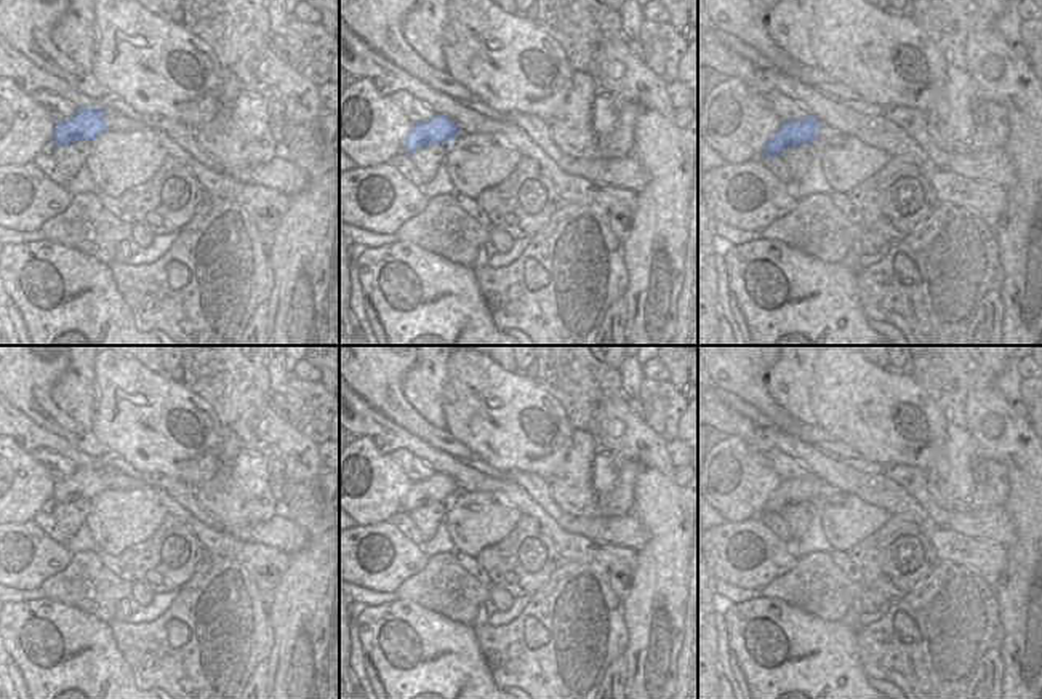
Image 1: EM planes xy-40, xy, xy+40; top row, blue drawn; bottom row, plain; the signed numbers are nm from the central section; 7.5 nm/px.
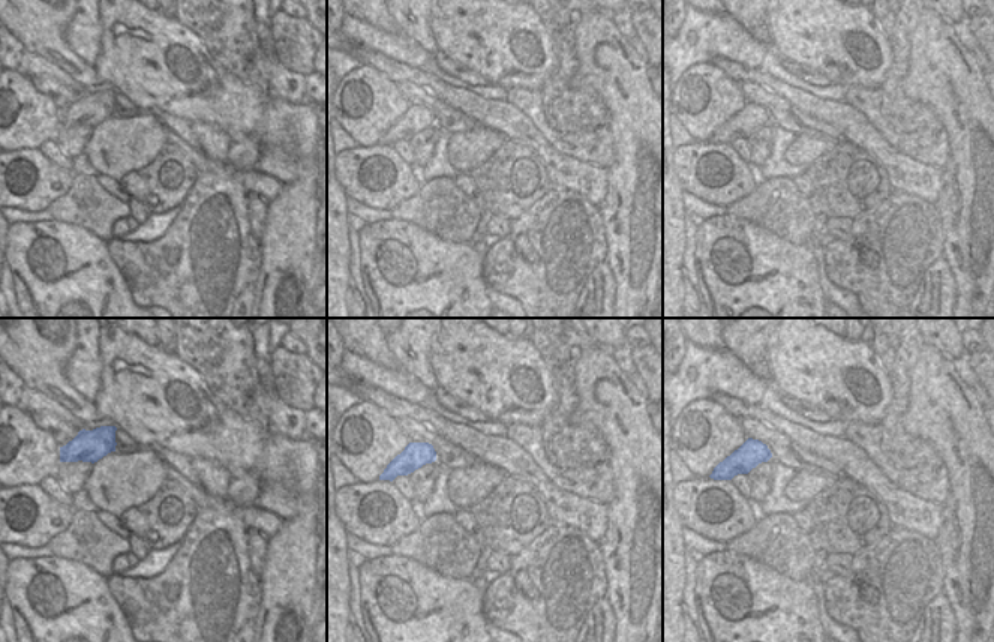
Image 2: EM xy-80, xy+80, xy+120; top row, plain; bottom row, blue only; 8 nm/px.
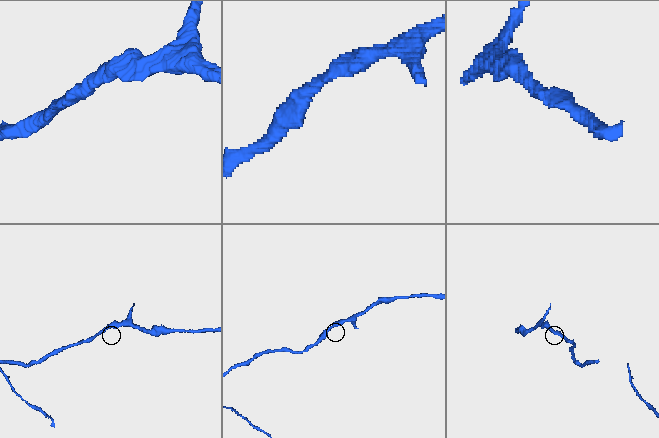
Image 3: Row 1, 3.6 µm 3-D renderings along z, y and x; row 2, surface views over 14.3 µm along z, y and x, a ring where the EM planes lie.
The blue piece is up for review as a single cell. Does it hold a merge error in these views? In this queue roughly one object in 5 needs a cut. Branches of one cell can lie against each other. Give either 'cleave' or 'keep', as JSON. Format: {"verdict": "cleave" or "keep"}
{"verdict": "keep"}

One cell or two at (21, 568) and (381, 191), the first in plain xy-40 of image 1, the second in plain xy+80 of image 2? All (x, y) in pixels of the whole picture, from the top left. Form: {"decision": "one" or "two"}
{"decision": "one"}

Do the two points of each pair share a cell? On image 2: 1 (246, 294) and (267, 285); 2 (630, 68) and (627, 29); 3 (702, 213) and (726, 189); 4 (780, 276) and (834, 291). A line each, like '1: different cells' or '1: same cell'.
1: different cells
2: different cells
3: different cells
4: different cells

